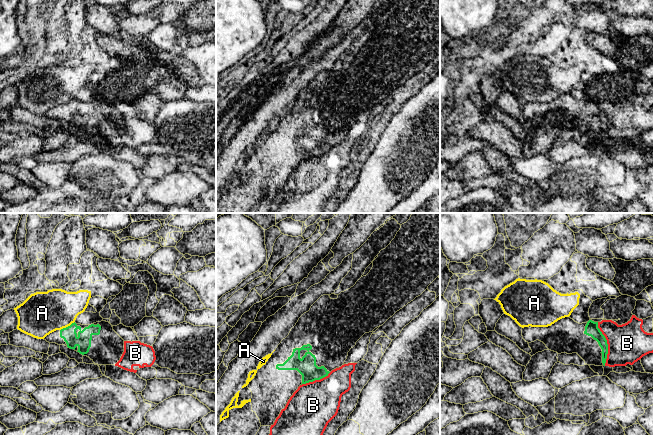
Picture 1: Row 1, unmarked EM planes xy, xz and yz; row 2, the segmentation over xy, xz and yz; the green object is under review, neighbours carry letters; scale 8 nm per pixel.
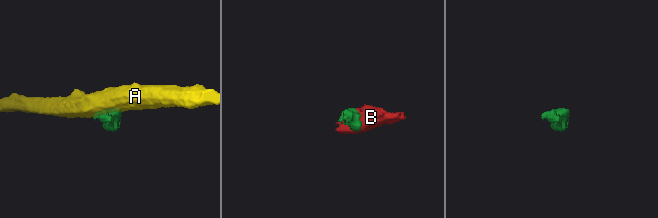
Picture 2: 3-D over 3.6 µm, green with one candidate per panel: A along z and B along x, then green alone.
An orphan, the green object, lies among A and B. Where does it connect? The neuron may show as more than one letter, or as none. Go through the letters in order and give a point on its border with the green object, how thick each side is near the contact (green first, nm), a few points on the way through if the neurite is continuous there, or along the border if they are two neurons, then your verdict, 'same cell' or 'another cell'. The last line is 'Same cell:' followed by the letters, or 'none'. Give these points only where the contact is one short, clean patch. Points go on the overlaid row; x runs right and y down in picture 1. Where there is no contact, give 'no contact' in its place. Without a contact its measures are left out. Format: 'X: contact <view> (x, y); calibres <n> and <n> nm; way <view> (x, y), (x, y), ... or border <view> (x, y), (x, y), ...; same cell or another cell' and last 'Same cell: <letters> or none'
A: contact xy (68, 326); calibres 120 and 340 nm; border xy (74, 321), (60, 330); another cell
B: contact yz (607, 344); calibres 110 and 320 nm; border yz (597, 322), (597, 327), (607, 344), (605, 365); another cell
Same cell: none

